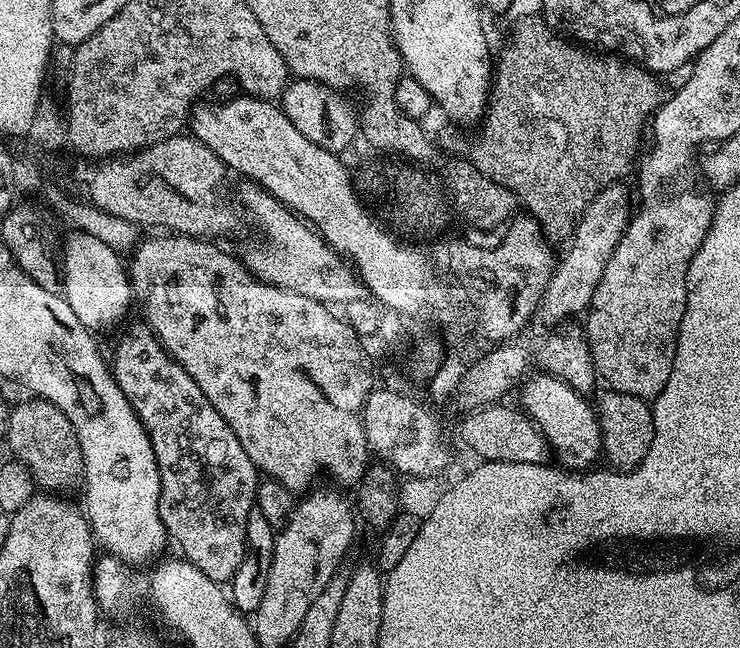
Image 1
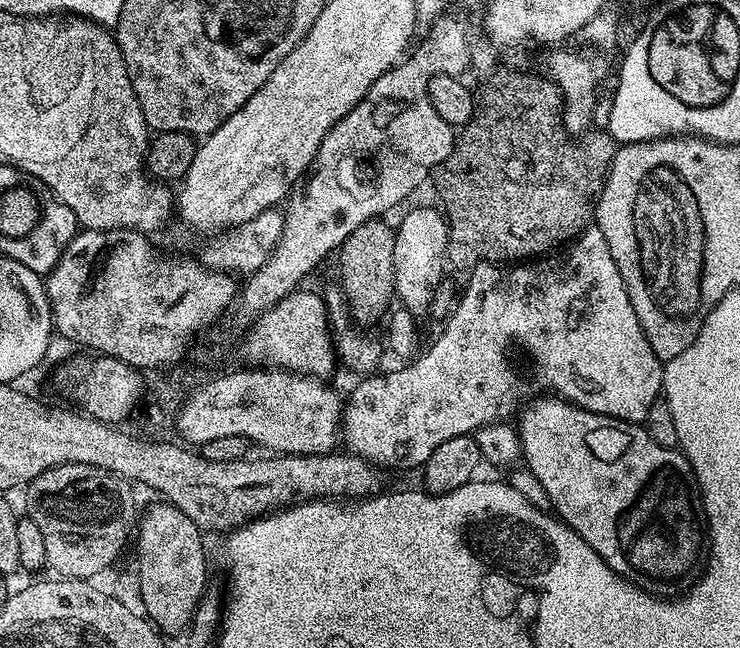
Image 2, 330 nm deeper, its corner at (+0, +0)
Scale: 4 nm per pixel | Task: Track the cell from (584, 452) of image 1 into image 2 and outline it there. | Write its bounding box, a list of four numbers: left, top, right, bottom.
[518,394,706,597]

